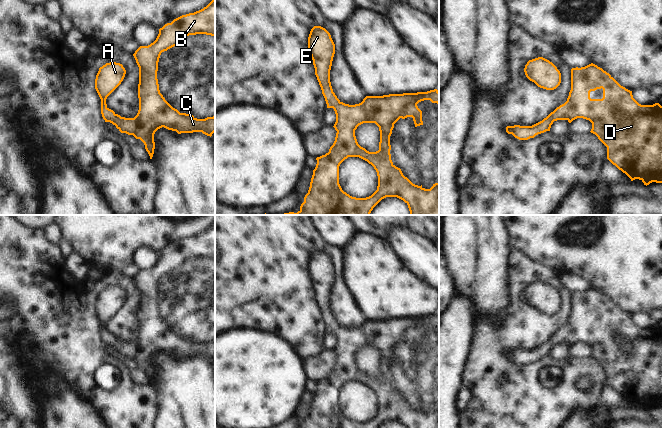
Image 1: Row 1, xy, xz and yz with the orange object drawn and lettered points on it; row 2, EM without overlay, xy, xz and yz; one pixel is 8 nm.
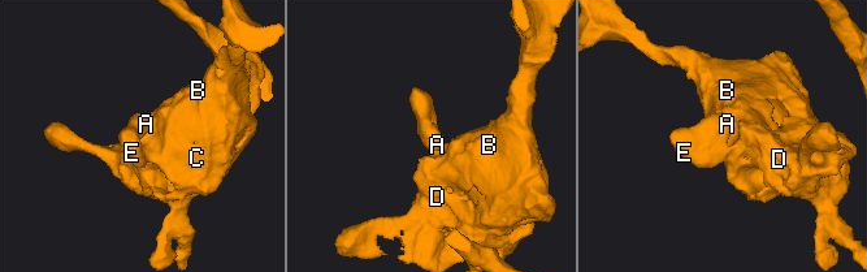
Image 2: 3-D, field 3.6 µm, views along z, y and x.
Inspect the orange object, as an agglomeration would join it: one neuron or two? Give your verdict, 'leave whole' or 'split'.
leave whole

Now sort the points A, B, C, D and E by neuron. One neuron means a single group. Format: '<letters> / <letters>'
A B C D E

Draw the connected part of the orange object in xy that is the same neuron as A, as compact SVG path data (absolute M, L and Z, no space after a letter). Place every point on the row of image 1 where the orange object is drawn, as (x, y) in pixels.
M215 0L206 7L182 15L159 29L156 40L148 46L140 46L133 54L139 67L139 110L134 118L125 118L109 109L107 97L121 84L126 70L122 64L106 63L99 68L95 89L101 99L101 114L105 122L116 126L121 133L140 139L152 159L155 149L154 134L164 127L181 133L202 132L212 136L215 132L215 116L197 119L192 114L180 113L173 108L159 90L158 62L162 52L179 44L189 35L215 36Z

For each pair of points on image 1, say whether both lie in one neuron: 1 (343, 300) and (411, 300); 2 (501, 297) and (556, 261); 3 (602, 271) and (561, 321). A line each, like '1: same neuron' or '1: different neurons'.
1: different neurons
2: different neurons
3: different neurons

